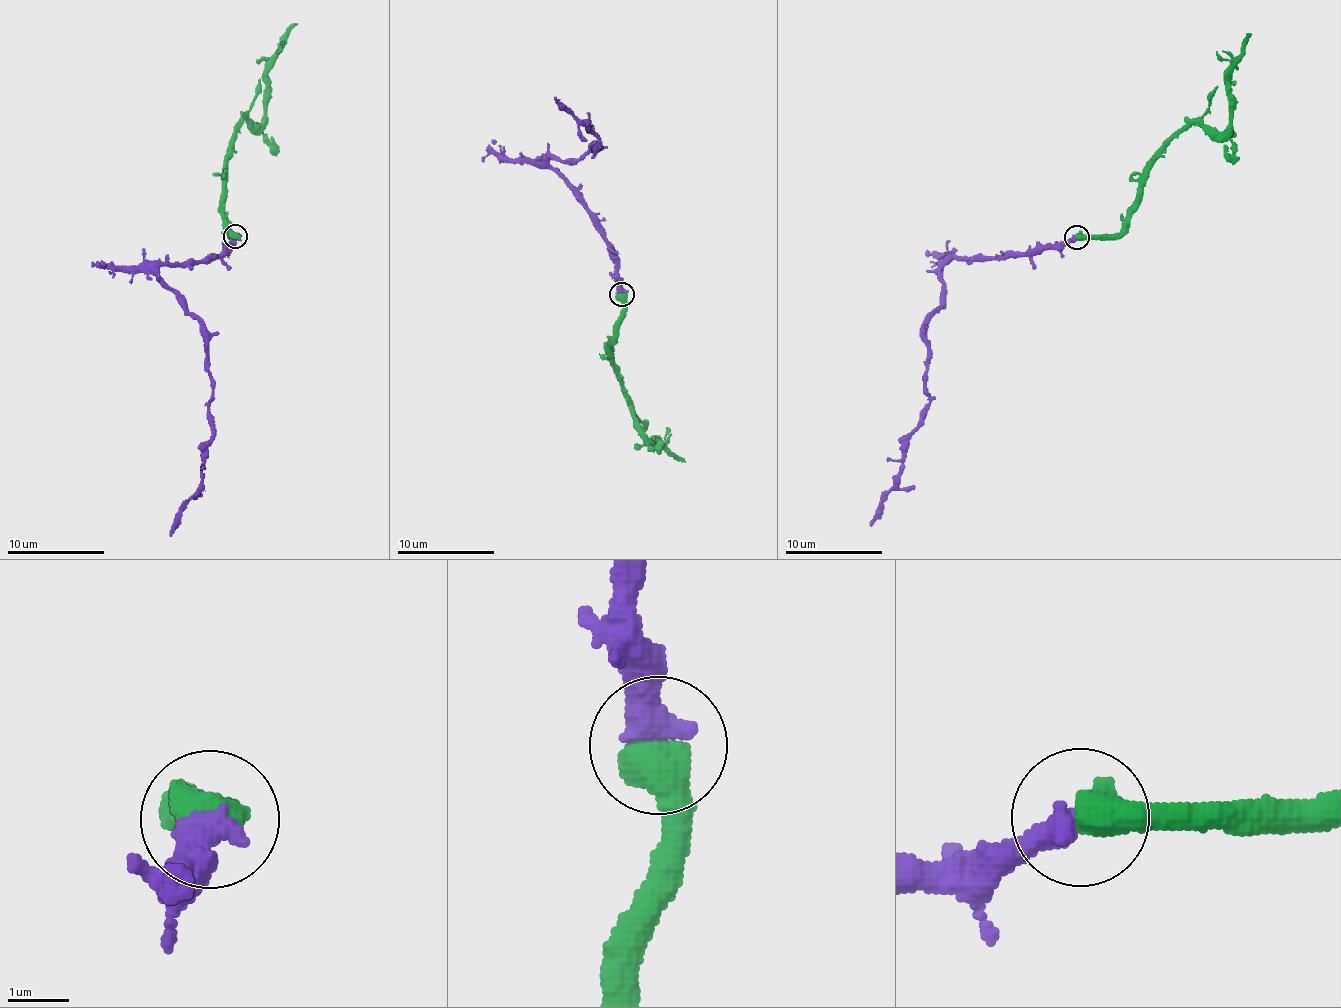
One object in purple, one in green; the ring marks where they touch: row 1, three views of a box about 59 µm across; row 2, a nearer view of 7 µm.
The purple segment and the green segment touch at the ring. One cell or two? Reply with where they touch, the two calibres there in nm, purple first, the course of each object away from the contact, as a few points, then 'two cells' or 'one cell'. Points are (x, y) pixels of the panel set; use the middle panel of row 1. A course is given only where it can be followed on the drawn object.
(622, 294) | 550/650 nm | purple via (622, 292), (600, 220), (548, 159), (576, 161), (590, 147), (599, 149), (597, 137), (555, 96) | green via (622, 294), (620, 328), (611, 347), (612, 371), (633, 409), (633, 419), (645, 436), (684, 461) | one cell

